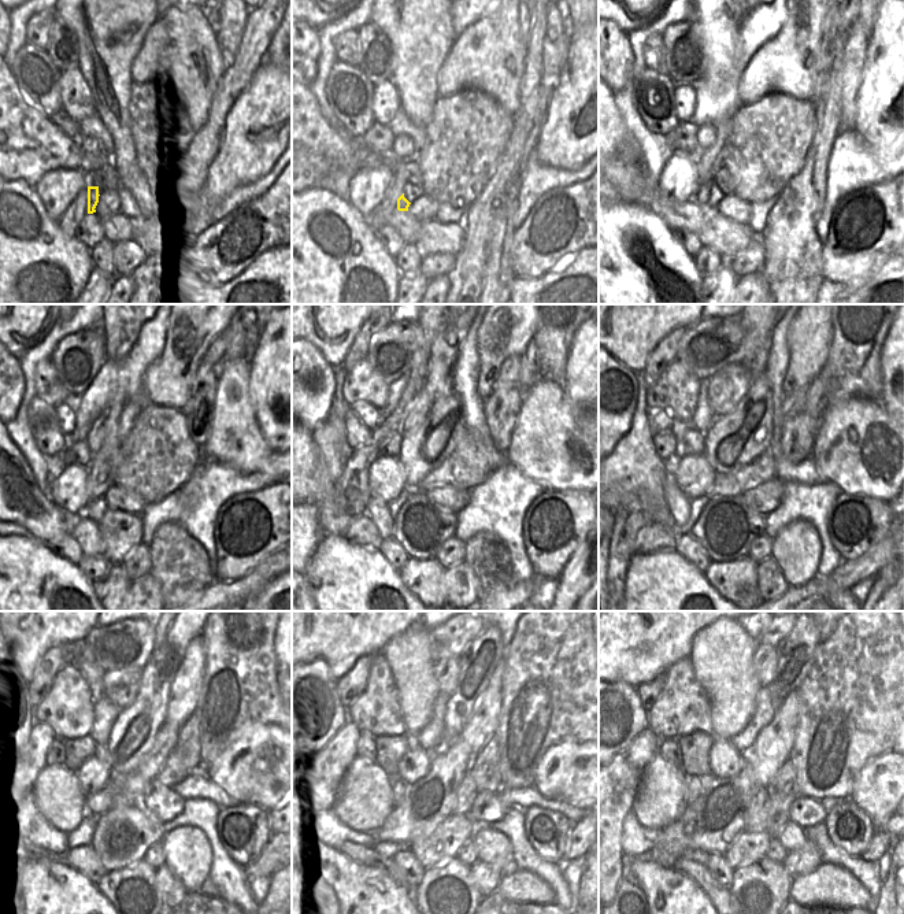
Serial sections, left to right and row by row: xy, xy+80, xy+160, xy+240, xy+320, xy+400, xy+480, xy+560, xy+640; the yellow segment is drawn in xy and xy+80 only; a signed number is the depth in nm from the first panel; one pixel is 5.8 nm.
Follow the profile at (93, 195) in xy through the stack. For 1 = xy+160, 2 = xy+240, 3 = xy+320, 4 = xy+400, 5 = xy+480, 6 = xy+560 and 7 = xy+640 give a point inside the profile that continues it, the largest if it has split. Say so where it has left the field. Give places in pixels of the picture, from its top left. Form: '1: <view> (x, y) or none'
1: xy+160 (703, 191)
2: xy+240 (100, 476)
3: xy+320 (422, 450)
4: xy+400 (733, 441)
5: xy+480 (134, 729)
6: xy+560 (486, 651)
7: xy+640 (796, 650)

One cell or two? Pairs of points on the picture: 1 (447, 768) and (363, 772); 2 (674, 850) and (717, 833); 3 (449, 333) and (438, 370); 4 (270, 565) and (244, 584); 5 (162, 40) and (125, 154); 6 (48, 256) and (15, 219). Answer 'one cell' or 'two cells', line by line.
1: two cells
2: one cell
3: one cell
4: one cell
5: two cells
6: one cell

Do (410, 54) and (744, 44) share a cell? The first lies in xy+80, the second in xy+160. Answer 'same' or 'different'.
different

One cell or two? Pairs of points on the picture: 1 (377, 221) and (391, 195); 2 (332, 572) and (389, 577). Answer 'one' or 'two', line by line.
1: one
2: one

